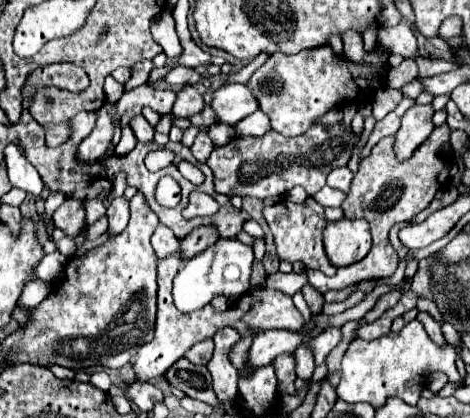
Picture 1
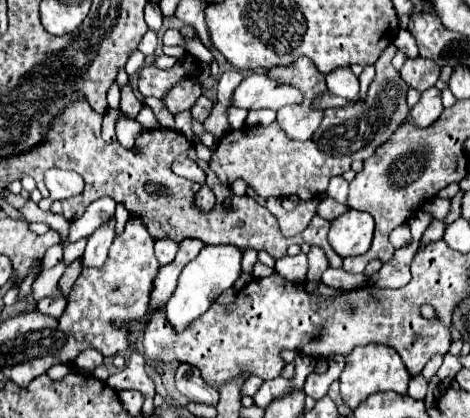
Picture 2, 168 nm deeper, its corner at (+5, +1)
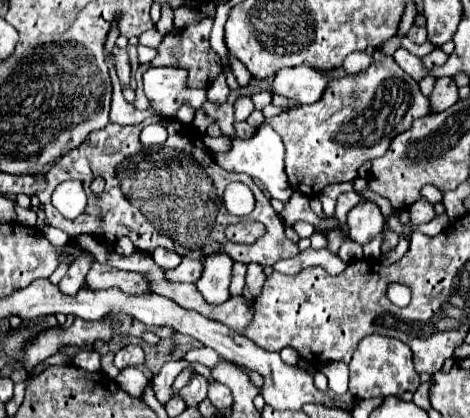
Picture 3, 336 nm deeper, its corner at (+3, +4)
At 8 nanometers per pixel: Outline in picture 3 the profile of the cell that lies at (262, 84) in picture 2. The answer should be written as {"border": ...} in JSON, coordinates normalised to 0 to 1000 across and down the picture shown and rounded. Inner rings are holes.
{"border":[[[638,156],[591,170],[587,184],[579,189],[579,218],[583,227],[604,227],[638,242],[643,251],[660,251],[685,232],[685,218],[694,213],[698,194],[702,189],[698,179],[689,179],[689,170]]]}

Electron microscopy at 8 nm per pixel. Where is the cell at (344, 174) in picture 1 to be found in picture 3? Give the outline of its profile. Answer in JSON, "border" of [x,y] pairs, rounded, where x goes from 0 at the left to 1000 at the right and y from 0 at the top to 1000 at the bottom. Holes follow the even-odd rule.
{"border":[[[753,457],[728,462],[728,467],[719,471],[719,486],[715,486],[715,524],[723,529],[728,543],[736,538],[736,514],[740,514],[740,505],[745,505],[749,495],[757,495],[762,486],[766,486],[766,471],[762,471],[762,462],[753,462]]]}

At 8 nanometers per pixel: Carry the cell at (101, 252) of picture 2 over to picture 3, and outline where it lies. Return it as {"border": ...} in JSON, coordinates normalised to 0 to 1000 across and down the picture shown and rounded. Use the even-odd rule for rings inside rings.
{"border":[[[187,605],[187,610],[174,610],[170,620],[162,620],[162,624],[149,634],[145,653],[132,663],[132,672],[123,677],[123,691],[128,691],[136,706],[162,706],[162,701],[174,691],[174,682],[179,682],[179,663],[183,663],[183,653],[187,653],[196,624],[200,624],[200,615],[196,615],[191,605]]]}

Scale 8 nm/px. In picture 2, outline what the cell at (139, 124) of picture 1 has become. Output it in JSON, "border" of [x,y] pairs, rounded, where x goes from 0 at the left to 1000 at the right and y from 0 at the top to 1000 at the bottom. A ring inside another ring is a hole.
{"border":[[[272,201],[260,211],[255,263],[260,263],[272,282],[285,282],[285,278],[302,263],[302,244],[294,244],[294,239],[289,239],[289,230],[285,230],[285,220],[281,220],[281,211],[277,211]]]}

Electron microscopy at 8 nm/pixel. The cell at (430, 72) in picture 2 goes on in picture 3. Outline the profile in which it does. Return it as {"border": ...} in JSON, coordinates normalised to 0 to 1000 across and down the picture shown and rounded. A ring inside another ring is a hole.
{"border":[[[923,117],[919,127],[911,127],[898,146],[906,160],[923,160],[923,156],[945,156],[953,141],[953,132],[940,122],[940,117]]]}

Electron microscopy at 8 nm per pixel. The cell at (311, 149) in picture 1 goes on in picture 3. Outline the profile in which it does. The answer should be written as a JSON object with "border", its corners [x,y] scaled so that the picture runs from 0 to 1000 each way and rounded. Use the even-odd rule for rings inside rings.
{"border":[[[809,122],[796,127],[796,151],[779,170],[719,189],[715,222],[723,251],[711,251],[706,194],[681,242],[570,285],[604,333],[617,447],[651,471],[672,471],[702,438],[749,433],[766,395],[821,366],[838,323],[872,309],[881,285],[915,270],[911,232],[898,227],[889,199]]]}

